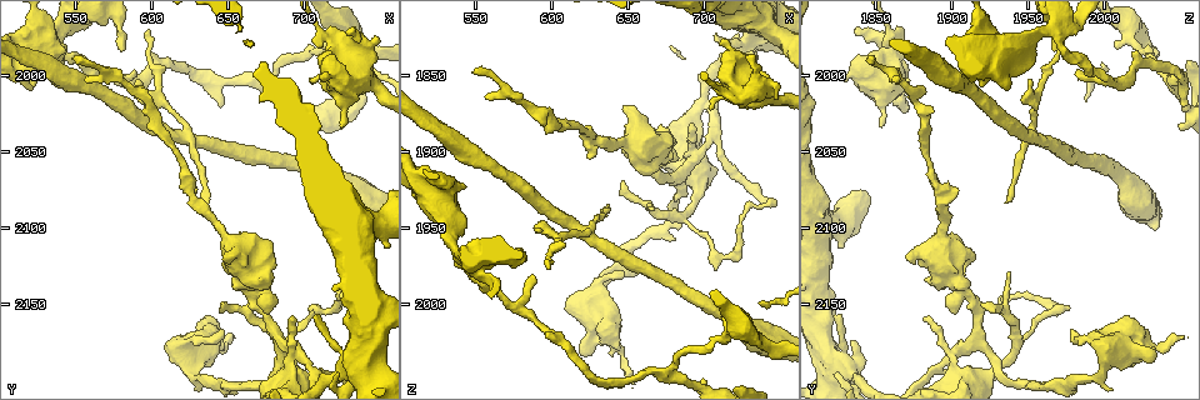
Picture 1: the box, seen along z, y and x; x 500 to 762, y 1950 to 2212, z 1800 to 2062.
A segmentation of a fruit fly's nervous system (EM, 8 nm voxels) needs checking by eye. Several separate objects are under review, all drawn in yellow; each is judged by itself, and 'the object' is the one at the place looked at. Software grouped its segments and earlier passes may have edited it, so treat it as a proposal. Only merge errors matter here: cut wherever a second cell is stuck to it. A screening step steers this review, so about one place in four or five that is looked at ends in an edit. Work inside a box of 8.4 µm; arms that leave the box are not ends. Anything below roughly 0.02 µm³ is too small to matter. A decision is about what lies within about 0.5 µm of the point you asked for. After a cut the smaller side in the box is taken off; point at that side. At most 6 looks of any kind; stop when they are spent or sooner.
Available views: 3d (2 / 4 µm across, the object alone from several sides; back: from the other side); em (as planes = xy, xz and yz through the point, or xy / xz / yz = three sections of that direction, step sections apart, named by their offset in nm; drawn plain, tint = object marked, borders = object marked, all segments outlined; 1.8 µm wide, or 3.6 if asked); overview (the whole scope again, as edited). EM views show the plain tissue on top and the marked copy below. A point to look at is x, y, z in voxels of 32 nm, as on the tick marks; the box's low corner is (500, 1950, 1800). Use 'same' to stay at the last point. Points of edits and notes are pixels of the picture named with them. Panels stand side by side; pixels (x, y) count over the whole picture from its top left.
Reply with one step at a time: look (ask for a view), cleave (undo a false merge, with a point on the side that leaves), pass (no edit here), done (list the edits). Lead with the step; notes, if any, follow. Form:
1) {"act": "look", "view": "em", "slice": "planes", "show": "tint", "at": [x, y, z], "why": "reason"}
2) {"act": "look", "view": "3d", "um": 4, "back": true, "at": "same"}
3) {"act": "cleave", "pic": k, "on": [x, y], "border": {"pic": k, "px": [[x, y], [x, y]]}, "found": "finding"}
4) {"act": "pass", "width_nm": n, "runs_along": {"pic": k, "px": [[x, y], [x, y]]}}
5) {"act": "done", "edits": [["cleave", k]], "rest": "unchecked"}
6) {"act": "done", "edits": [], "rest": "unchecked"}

{"act": "look", "view": "em", "slice": "planes", "show": "tint", "at": [712, 1972, 1858], "why": "sudden change in width"}

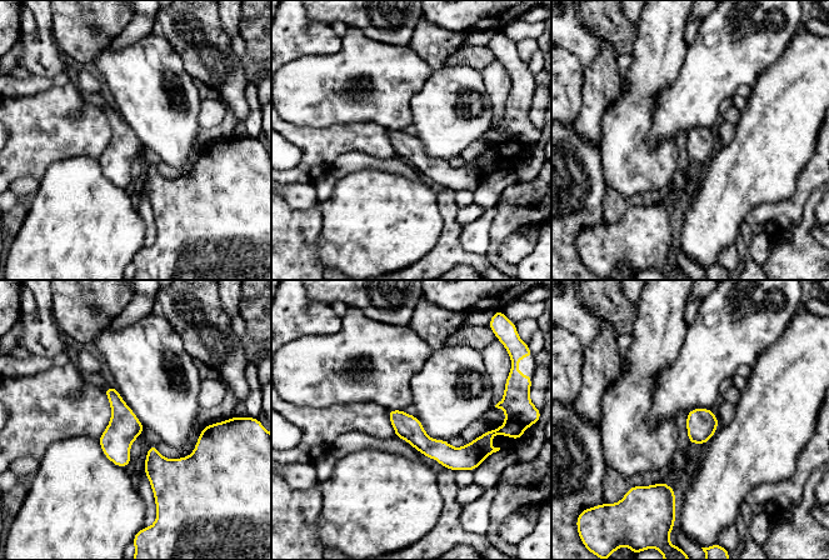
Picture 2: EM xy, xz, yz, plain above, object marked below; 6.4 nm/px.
{"act": "pass", "runs_along": {"pic": 2, "px": [[391, 413], [445, 454], [484, 439]]}, "found": "all the same cell"}

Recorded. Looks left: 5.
{"act": "look", "view": "em", "slice": "planes", "show": "tint", "at": [620, 2040, 1954], "why": "a fork"}

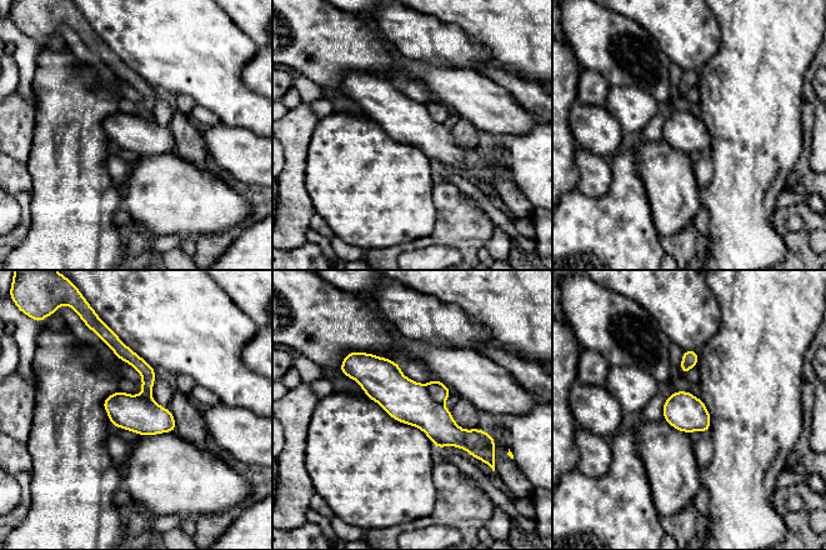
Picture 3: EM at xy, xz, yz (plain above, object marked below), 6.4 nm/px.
{"act": "cleave", "pic": 3, "on": [439, 391], "part_leaving": {"pic": 3, "px": [[108, 340], [148, 374], [148, 393]]}, "found": "two cells meet here"}

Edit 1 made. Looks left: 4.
{"act": "look", "view": "overview"}

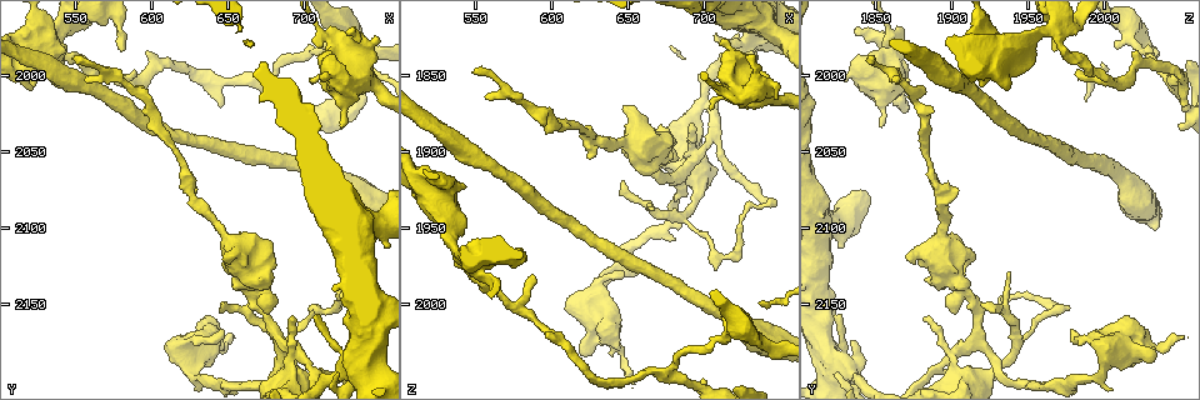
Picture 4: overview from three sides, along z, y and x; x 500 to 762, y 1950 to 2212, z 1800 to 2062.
{"act": "look", "view": "em", "slice": "yz", "step": 8, "show": "tint", "at": [664, 2144, 1910], "why": "three arms meet"}

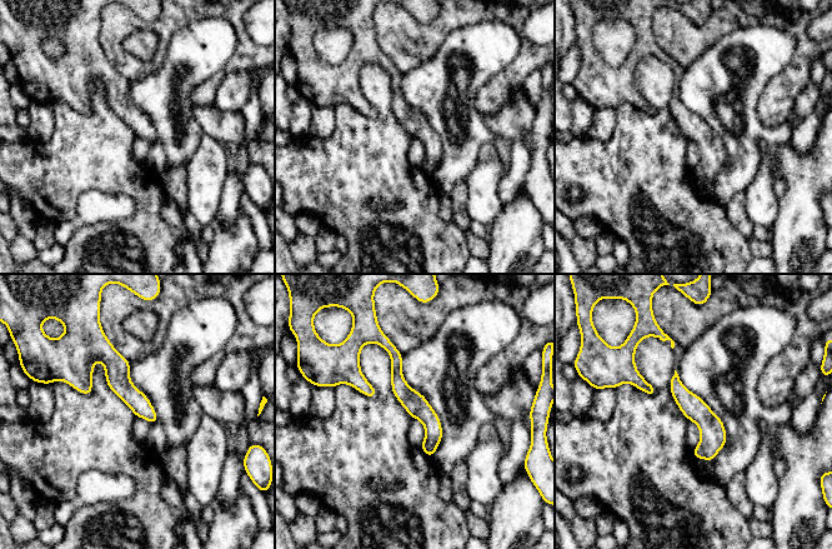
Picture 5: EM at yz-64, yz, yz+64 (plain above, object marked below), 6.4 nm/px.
{"act": "look", "view": "em", "slice": "planes", "show": "borders", "at": "same"}

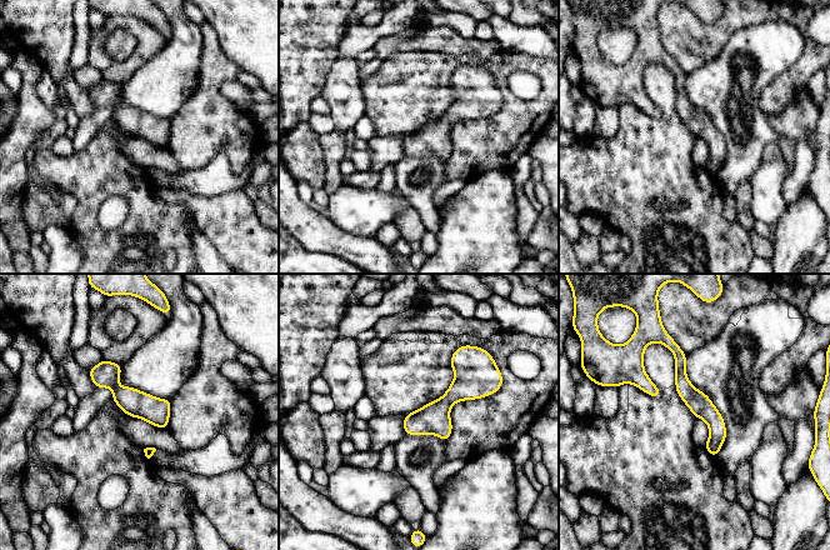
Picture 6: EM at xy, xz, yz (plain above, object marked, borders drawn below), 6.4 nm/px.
{"act": "pass", "runs_along": {"pic": 6, "px": [[673, 344], [683, 386], [714, 419], [714, 453]]}, "found": "one cell here"}

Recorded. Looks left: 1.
{"act": "done", "edits": [["cleave", 3]], "rest": "unchecked"}

